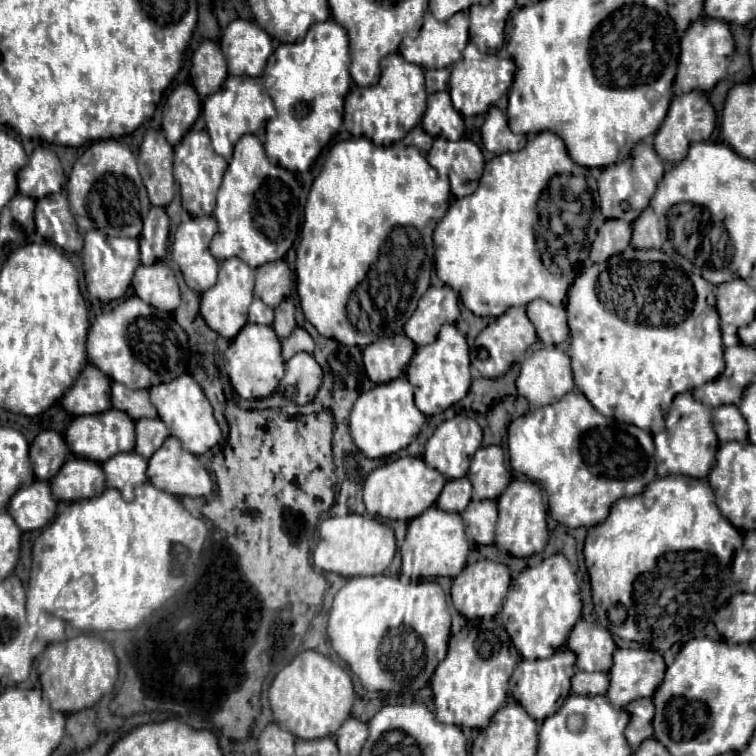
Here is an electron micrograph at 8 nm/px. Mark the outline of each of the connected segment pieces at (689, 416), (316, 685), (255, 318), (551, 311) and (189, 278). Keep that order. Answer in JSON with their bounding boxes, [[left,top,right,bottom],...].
[[654,392,720,478],[268,650,356,740],[248,298,274,324],[526,300,568,344],[172,216,218,294]]

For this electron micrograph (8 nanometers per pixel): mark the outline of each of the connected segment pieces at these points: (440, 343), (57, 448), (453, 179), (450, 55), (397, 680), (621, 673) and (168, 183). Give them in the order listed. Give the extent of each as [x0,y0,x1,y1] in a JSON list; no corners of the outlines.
[[406,324,470,416],[30,430,68,480],[428,138,484,198],[400,11,469,68],[328,576,450,692],[608,648,666,708],[138,130,174,206]]

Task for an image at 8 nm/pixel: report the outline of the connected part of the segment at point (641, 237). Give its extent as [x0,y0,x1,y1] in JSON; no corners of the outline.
[632,208,662,248]

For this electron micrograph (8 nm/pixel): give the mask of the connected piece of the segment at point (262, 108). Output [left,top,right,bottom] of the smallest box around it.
[202,76,276,160]

